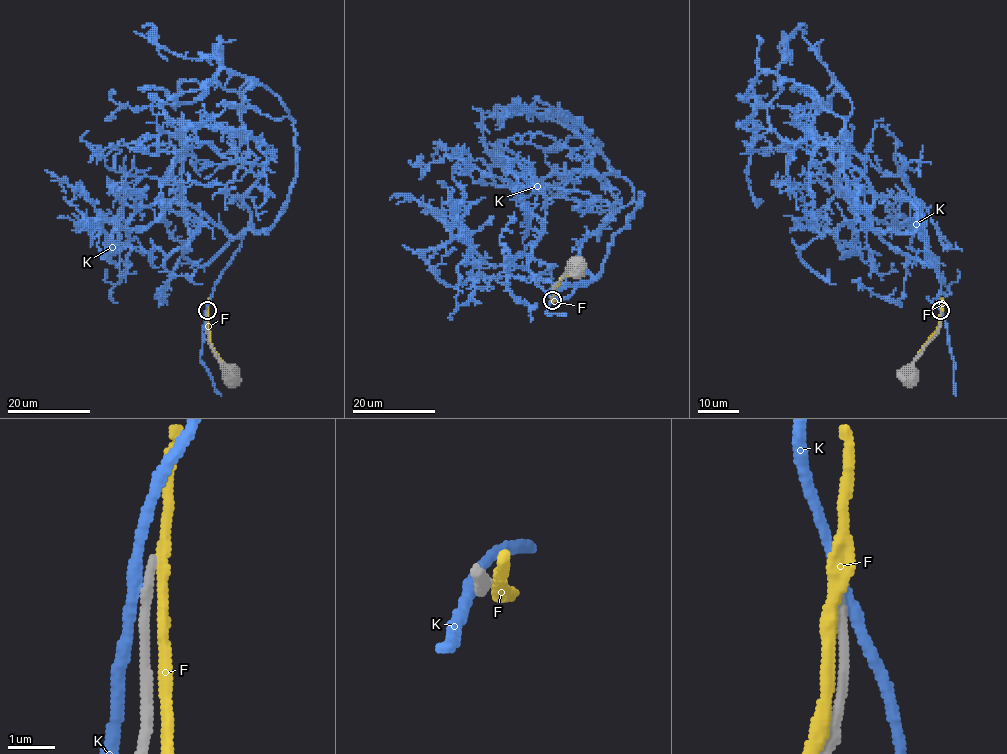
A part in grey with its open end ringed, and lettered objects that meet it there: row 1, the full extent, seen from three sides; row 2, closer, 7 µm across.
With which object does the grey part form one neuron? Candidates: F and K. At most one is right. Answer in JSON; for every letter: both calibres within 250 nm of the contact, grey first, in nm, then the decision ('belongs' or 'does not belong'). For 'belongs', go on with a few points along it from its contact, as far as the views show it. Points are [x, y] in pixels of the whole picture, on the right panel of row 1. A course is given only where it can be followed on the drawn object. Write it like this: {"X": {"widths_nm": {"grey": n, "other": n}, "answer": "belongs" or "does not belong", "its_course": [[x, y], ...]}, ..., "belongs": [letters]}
{"F": {"widths_nm": {"grey": 200, "other": 260}, "answer": "does not belong"}, "K": {"widths_nm": {"grey": 240, "other": 240}, "answer": "does not belong"}, "belongs": []}

